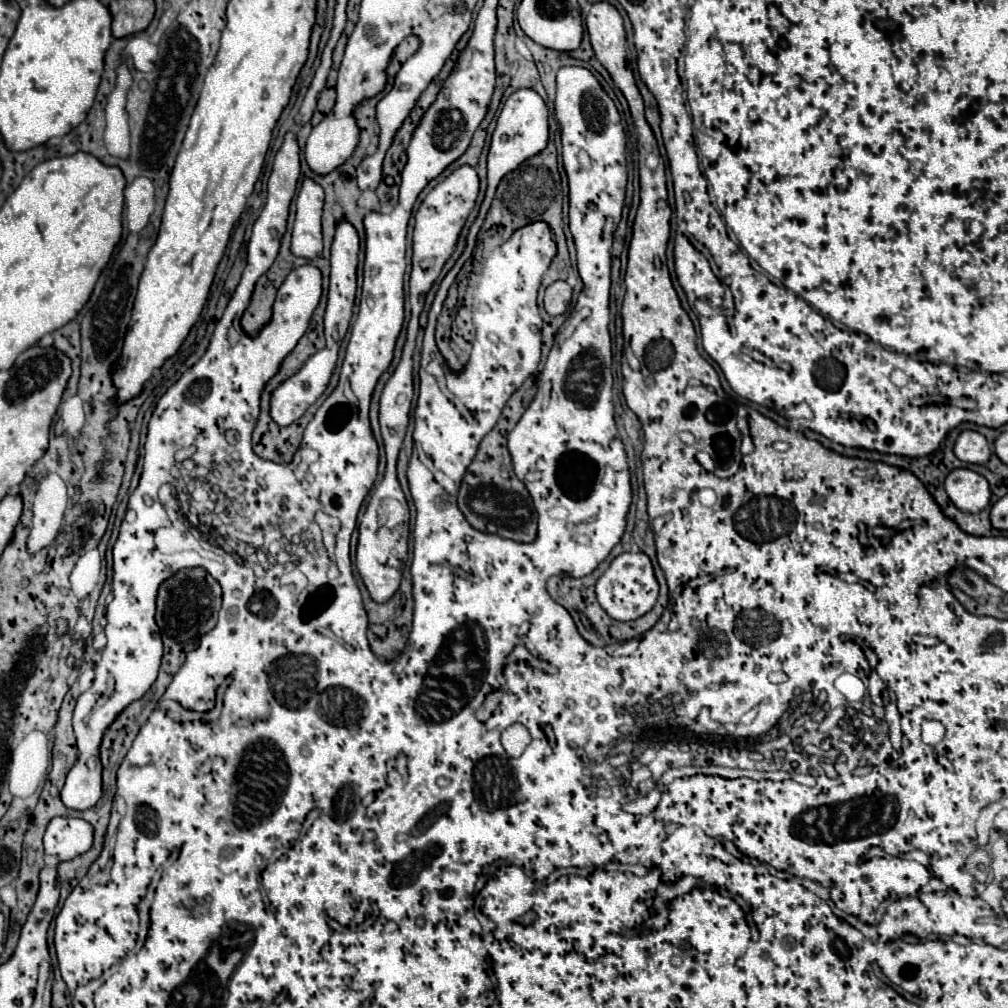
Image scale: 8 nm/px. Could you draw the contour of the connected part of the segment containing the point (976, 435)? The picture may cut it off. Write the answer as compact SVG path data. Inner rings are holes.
M964 430L954 444L954 454L968 464L986 464L992 452L988 440L980 432Z

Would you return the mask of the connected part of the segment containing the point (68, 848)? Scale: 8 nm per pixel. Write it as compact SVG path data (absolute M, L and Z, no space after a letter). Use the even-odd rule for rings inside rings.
M54 818L44 834L44 852L56 856L60 862L64 860L72 860L74 856L86 852L86 848L90 848L92 844L92 826L86 820L80 818Z

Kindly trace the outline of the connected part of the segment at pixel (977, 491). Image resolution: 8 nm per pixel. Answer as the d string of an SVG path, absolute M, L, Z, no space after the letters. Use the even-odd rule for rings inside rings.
M970 468L952 470L946 476L946 492L956 508L964 512L980 512L990 504L988 480Z

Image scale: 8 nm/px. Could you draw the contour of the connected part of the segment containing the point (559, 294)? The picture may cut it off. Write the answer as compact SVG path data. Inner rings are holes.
M554 282L546 288L544 308L548 314L558 316L568 310L570 300L572 300L572 288L568 286L568 282Z

